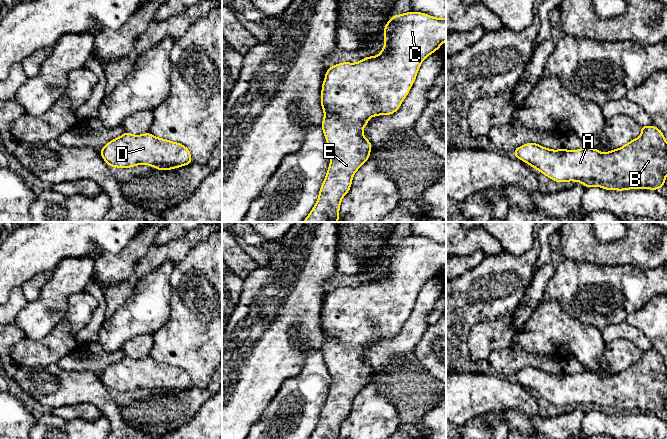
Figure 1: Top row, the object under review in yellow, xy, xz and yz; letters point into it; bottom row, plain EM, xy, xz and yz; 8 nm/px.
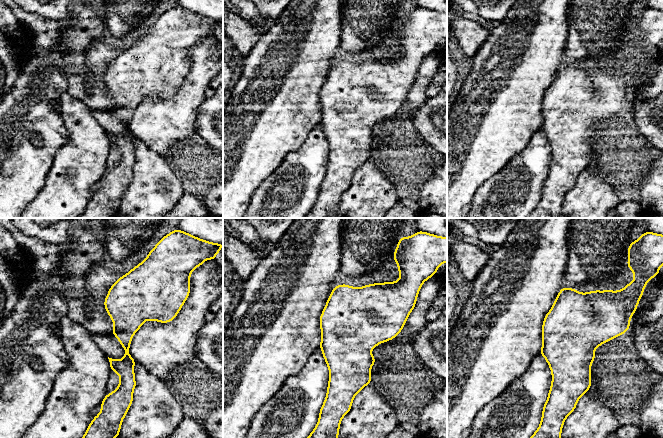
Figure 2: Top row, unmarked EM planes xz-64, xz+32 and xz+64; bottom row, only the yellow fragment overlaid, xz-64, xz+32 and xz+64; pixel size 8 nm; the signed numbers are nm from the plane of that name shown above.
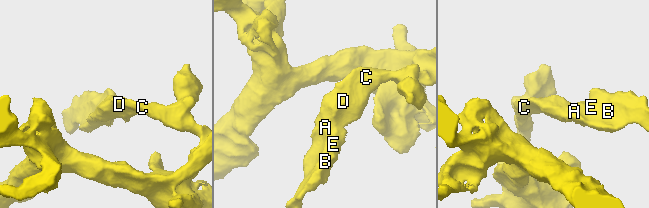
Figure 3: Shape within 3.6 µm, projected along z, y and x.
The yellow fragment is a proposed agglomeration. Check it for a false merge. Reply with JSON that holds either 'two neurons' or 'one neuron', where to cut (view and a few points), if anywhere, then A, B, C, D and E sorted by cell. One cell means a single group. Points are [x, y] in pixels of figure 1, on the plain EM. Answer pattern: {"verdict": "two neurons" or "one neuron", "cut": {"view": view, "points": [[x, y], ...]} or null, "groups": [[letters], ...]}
{"verdict": "one neuron", "cut": null, "groups": [["A", "B", "C", "D", "E"]]}

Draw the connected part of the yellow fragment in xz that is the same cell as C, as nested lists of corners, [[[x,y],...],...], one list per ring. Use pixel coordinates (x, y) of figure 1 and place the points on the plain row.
[[[411,235],[394,239],[384,253],[385,268],[379,279],[369,280],[357,287],[338,287],[326,295],[321,315],[321,330],[324,335],[321,351],[331,382],[318,424],[309,439],[339,439],[341,424],[350,414],[354,398],[370,382],[372,368],[363,359],[368,343],[395,337],[408,319],[422,285],[446,265],[446,242],[439,243],[421,236]]]

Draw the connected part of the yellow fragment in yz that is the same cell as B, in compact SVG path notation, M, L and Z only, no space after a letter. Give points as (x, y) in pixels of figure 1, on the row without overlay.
M641 350L641 360L631 364L626 369L611 374L606 377L601 377L597 373L585 370L579 374L552 374L540 370L537 367L526 367L514 373L514 378L517 383L523 384L539 396L546 399L555 406L578 405L586 412L598 410L605 414L629 414L629 413L651 413L657 414L664 410L665 401L667 400L667 366L662 355L652 350Z

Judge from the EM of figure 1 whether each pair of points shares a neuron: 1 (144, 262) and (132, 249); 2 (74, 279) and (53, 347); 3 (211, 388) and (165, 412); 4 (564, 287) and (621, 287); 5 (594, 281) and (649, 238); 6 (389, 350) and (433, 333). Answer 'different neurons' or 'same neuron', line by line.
1: different neurons
2: different neurons
3: same neuron
4: same neuron
5: different neurons
6: different neurons

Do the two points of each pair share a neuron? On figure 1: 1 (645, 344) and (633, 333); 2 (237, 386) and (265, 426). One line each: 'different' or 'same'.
1: same
2: different

